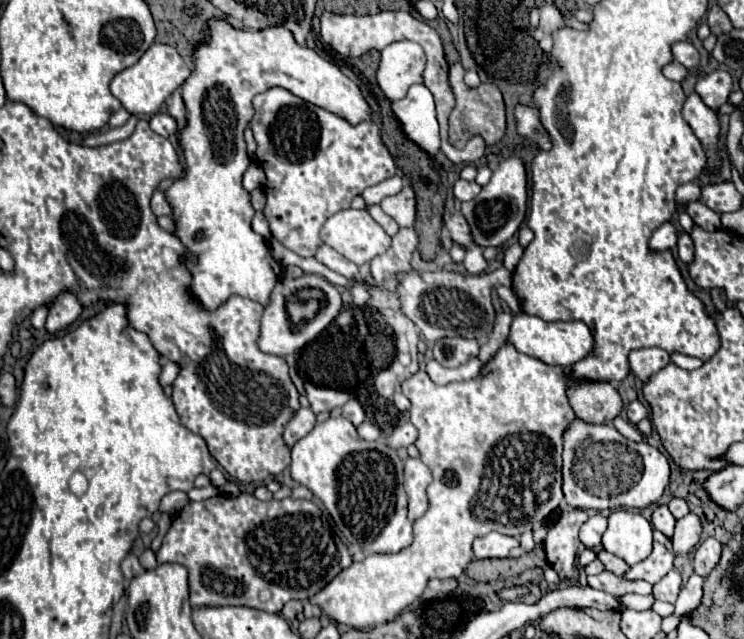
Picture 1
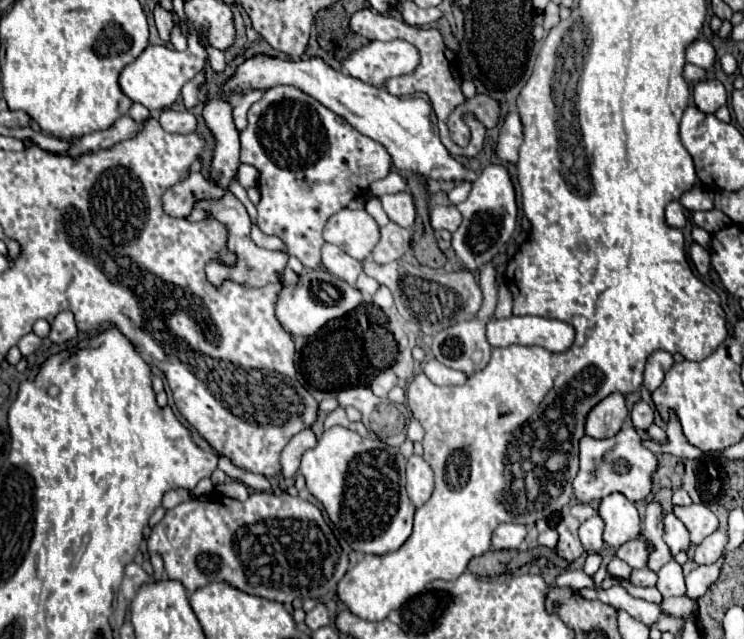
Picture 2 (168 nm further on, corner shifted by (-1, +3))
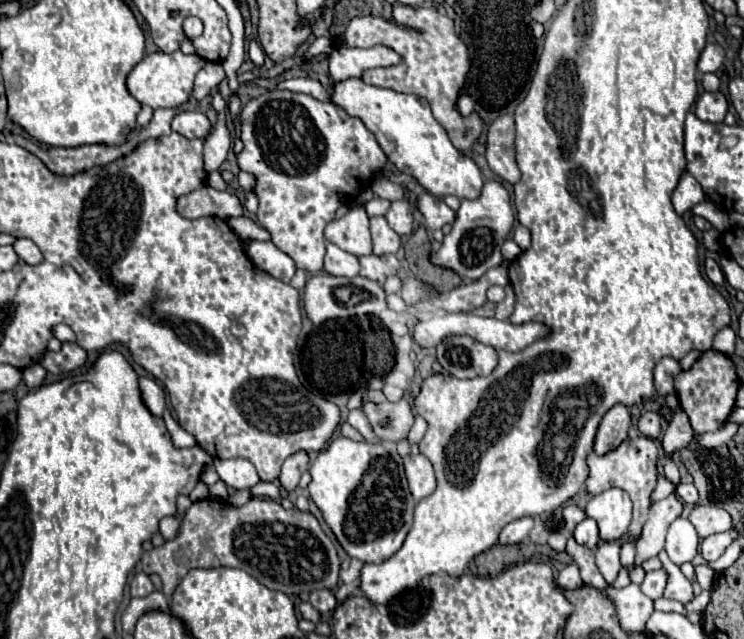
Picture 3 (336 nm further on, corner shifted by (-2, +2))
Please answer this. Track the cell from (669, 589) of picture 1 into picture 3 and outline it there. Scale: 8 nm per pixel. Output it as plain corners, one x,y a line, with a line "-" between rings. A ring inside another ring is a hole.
664,550
658,554
658,558
662,560
664,570
668,572
668,584
666,584
666,590
664,590
664,598
670,598
670,600
678,600
682,604
688,604
694,598
692,584
680,572
680,568
676,564
672,564
672,560
670,560

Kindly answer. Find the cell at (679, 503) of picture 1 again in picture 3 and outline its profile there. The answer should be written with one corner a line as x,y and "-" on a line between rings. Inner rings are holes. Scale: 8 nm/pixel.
680,484
676,492
678,492
678,496
680,496
684,502
688,502
688,504
696,504
696,502
698,502
698,490
696,490
694,484

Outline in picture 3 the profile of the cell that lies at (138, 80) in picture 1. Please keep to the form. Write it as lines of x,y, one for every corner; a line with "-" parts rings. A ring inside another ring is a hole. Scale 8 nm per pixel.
180,50
172,52
172,54
164,54
164,52
154,52
144,56
144,60
128,74
128,92
146,106
156,108
174,108
174,106
182,106
184,102
188,102
192,86
194,86
194,76
198,74
198,70
206,64
204,58
200,56
186,56

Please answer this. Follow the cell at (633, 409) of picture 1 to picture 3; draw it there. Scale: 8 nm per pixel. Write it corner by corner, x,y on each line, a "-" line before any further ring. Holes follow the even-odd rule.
646,412
642,418
640,418
640,422
638,422
638,428
640,428
640,432
644,434
644,436
648,436
648,438
652,438
652,440
656,440
656,438
660,438
660,416
656,414
656,412

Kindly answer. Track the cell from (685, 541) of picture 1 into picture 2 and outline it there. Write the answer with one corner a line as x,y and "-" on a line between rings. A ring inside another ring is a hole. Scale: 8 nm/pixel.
691,505
691,507
673,507
673,513
683,521
691,535
691,545
699,545
707,535
711,535
719,521
705,505

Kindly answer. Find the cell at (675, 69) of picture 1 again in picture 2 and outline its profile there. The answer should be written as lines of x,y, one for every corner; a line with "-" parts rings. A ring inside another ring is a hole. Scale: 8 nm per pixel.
687,63
683,69
683,77
685,77
685,81
701,81
701,79
705,79
705,69

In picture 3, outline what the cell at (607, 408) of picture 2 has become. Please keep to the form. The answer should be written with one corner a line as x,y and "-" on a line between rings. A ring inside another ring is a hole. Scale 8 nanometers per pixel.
618,404
612,410
608,410
598,428
594,452
598,456
604,456
604,454
616,450
616,446
620,446
620,442
624,442
628,438
628,428
630,428
630,414
624,406

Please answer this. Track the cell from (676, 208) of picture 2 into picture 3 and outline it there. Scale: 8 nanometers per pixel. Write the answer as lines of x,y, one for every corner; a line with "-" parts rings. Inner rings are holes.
684,172
680,176
678,186
672,192
672,204
674,204
676,212
684,214
686,210
690,210
692,206
696,206
702,200
704,200
704,192
700,190
700,184
688,172

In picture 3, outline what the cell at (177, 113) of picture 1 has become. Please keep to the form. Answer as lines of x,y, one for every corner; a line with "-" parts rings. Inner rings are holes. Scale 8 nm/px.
206,62
204,68
196,74
192,96
198,100
204,100
224,80
224,76
226,74
224,74
224,68
220,62

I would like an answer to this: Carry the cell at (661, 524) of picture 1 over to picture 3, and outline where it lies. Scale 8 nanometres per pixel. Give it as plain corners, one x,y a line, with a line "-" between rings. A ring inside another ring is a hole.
678,518
670,524
666,534
666,552
676,566
692,562
698,554
698,532
686,518

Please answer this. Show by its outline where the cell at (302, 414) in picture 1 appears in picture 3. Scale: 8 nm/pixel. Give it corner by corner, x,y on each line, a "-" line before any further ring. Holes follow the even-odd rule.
300,452
300,454
292,454
284,466
282,466
282,474
280,474
280,484
286,492
292,492
298,482
300,482
300,476
302,472
308,470
308,454

